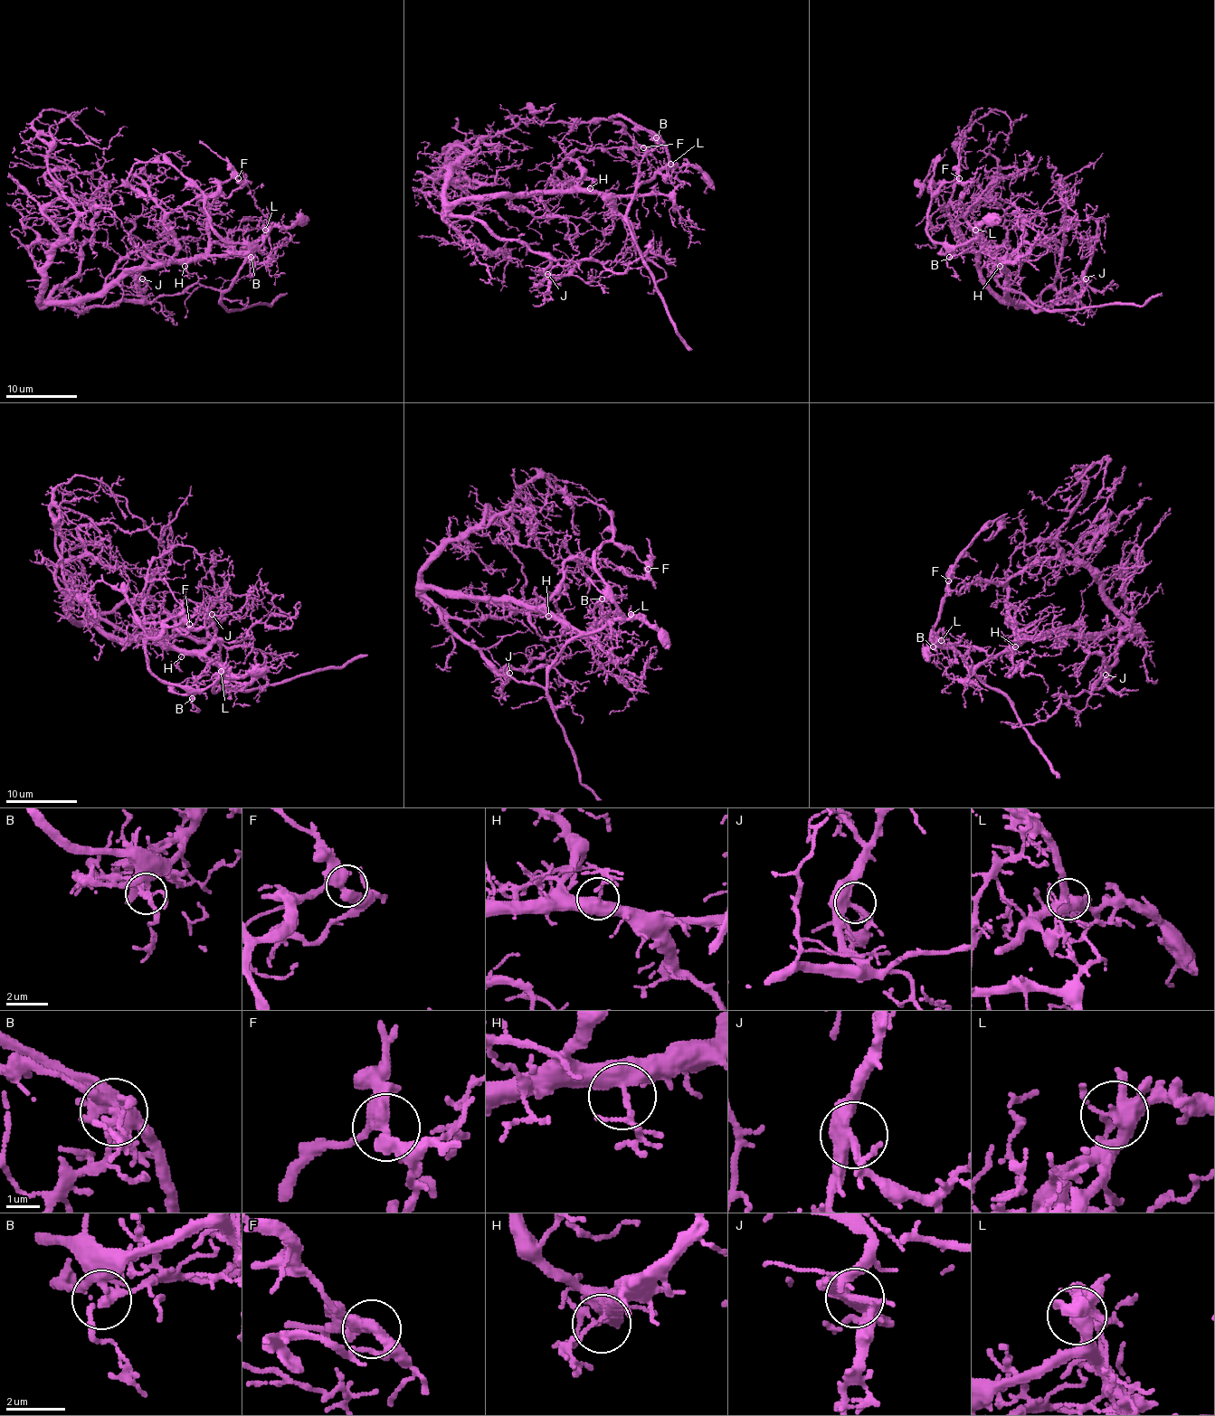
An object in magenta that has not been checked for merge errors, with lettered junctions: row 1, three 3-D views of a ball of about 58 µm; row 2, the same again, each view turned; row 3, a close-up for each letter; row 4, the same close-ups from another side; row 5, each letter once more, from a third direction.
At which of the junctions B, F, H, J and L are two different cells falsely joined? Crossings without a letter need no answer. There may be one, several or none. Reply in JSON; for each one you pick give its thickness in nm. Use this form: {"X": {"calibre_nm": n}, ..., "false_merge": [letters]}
{"B": {"calibre_nm": 240}, "L": {"calibre_nm": 380}, "false_merge": ["B", "L"]}

